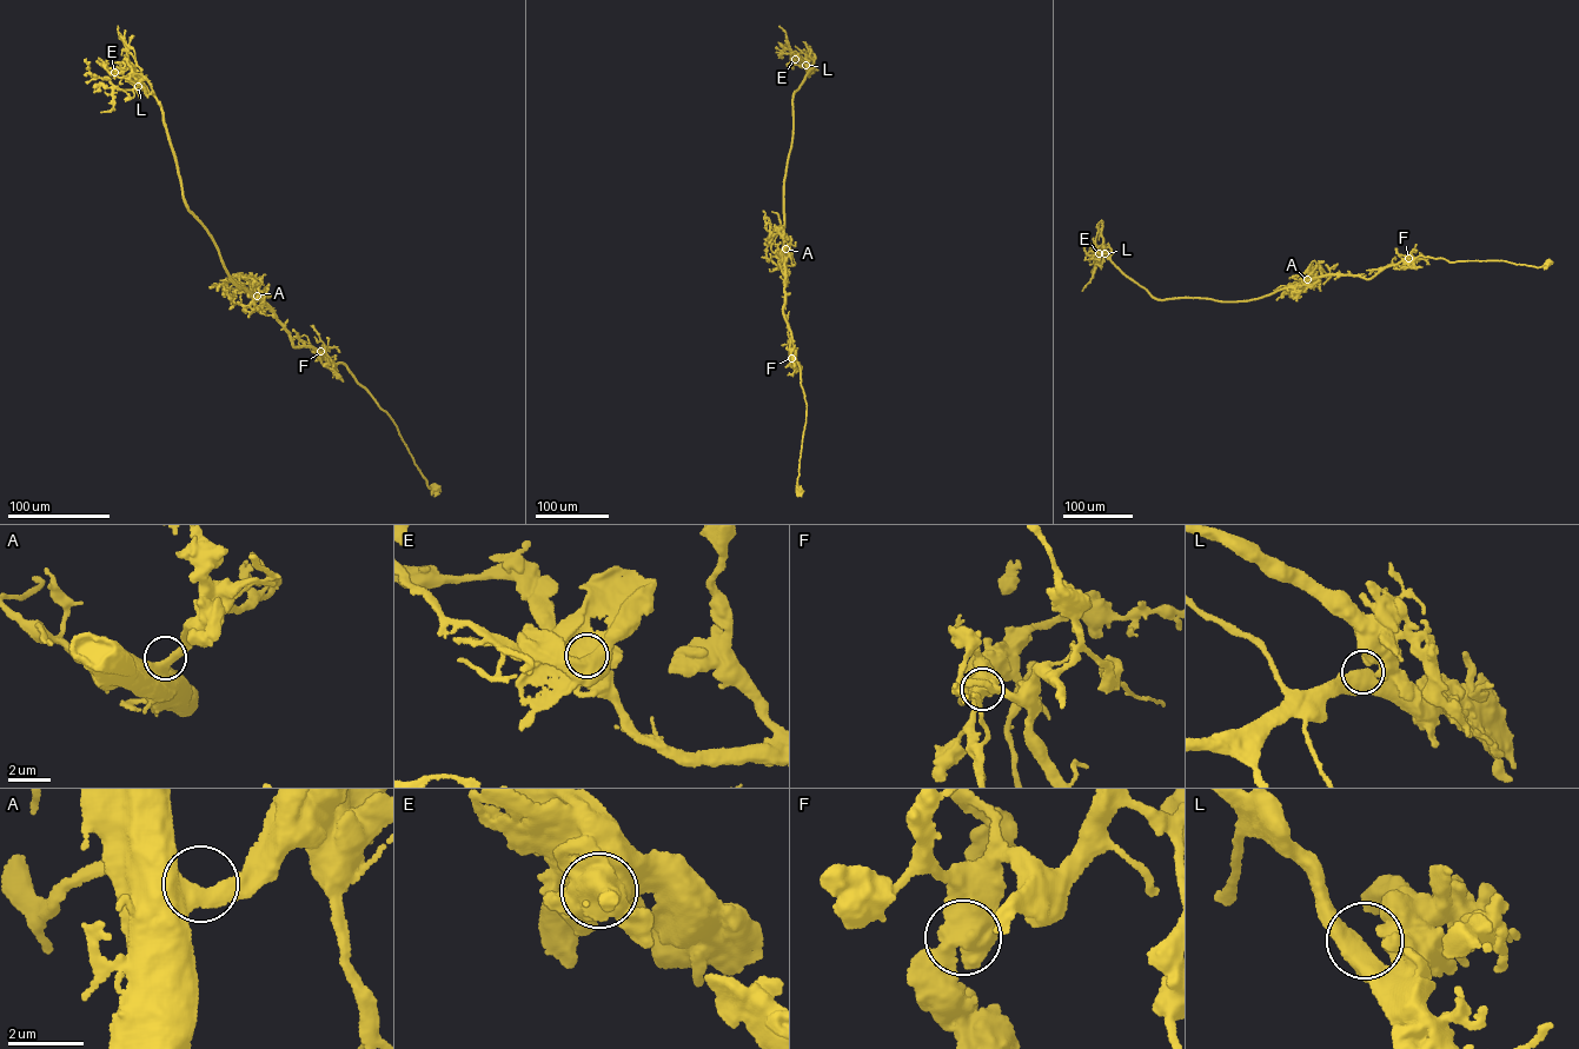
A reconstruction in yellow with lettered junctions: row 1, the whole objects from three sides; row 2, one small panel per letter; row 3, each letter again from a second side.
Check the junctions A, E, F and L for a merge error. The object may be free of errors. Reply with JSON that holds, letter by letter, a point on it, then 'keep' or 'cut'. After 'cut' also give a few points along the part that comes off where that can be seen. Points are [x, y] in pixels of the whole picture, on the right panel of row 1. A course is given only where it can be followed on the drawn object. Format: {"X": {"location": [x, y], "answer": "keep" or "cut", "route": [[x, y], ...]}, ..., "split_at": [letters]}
{"A": {"location": [1307, 279], "answer": "keep"}, "E": {"location": [1099, 253], "answer": "keep"}, "F": {"location": [1408, 258], "answer": "keep"}, "L": {"location": [1105, 253], "answer": "keep"}, "split_at": []}

